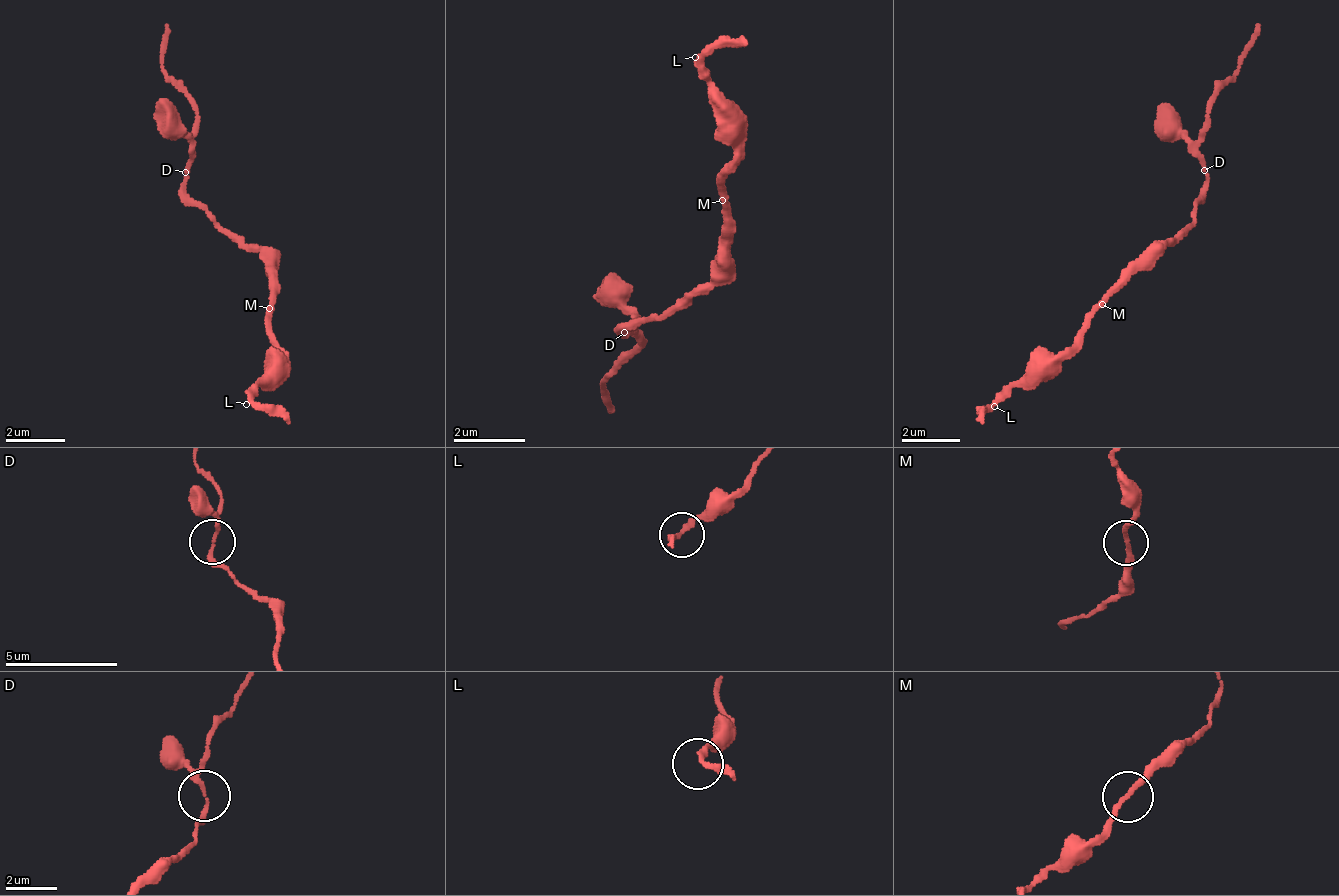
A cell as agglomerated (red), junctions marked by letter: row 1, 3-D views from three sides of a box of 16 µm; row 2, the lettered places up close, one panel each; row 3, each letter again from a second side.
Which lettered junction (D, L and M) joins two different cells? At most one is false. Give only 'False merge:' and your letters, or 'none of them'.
False merge: none of them

